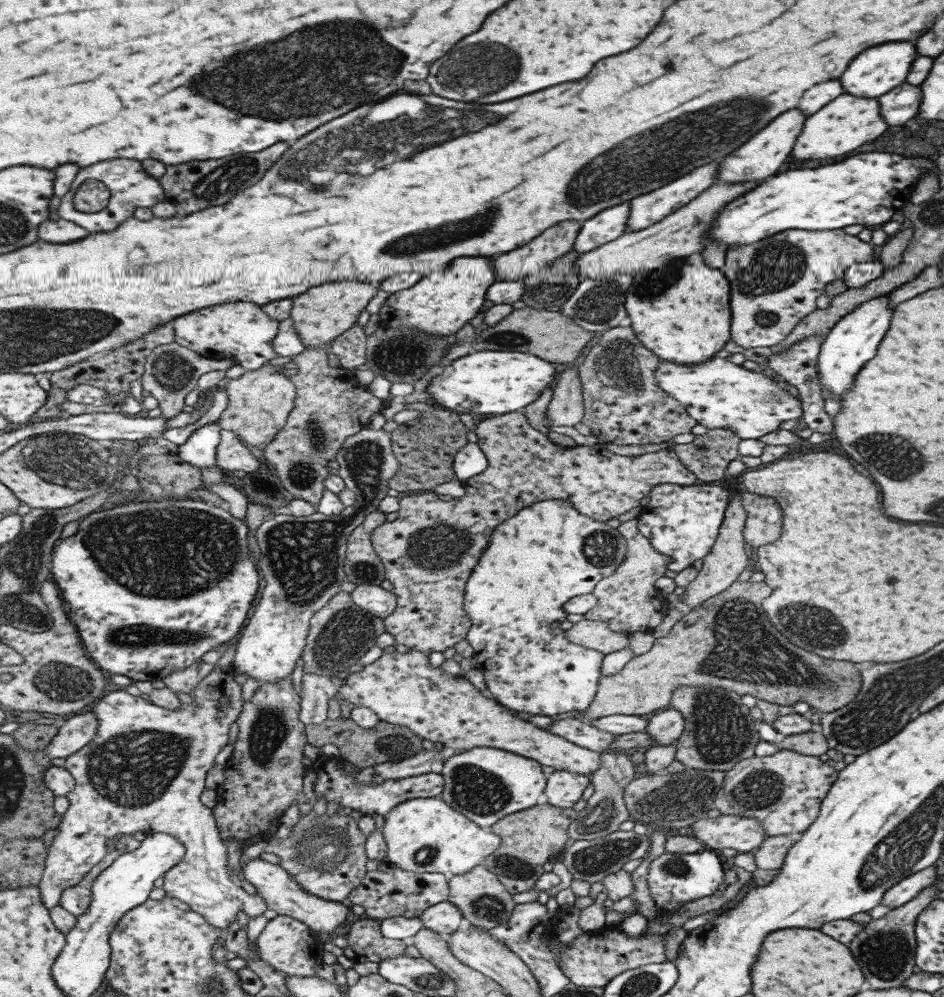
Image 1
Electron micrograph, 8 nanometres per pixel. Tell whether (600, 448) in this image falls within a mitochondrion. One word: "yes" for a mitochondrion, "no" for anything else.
no

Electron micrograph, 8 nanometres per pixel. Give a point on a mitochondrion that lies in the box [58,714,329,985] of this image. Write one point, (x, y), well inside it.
(133, 769)

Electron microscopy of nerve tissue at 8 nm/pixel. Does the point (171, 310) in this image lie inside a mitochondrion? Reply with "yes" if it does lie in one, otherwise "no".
no

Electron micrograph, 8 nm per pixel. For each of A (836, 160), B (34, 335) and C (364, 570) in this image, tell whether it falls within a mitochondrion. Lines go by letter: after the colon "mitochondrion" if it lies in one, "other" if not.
A: other
B: mitochondrion
C: mitochondrion

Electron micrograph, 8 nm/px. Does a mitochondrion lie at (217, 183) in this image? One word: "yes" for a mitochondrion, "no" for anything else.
yes

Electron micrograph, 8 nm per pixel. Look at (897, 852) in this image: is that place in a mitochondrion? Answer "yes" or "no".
yes

